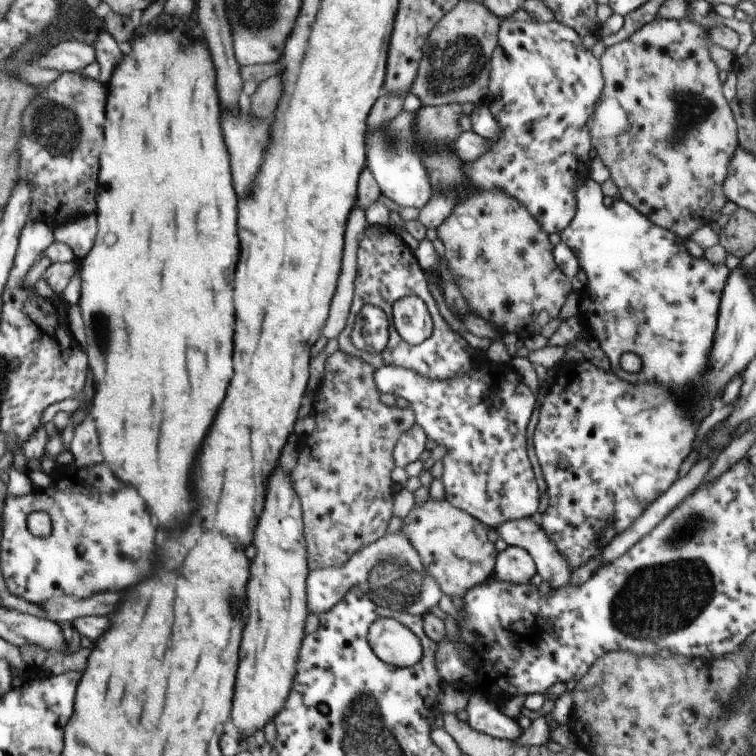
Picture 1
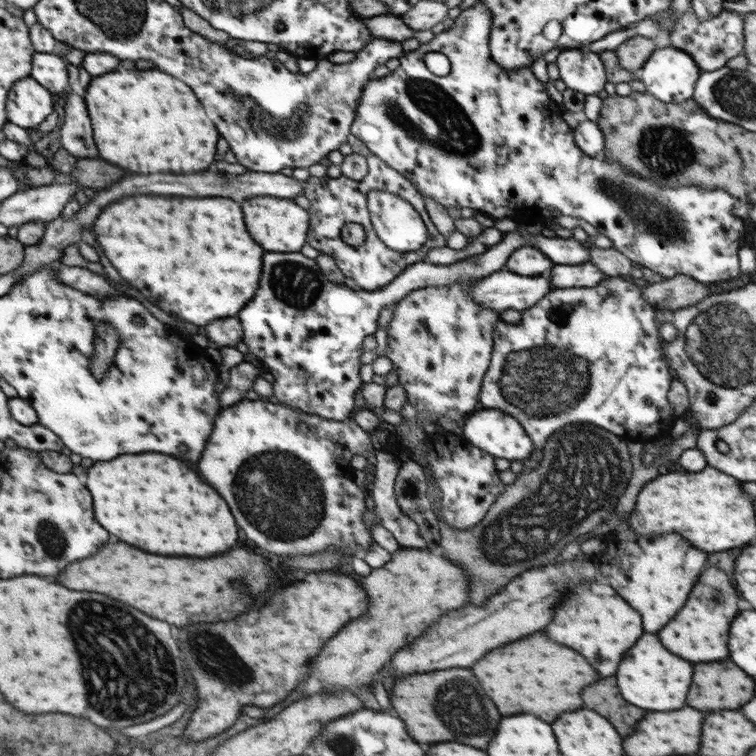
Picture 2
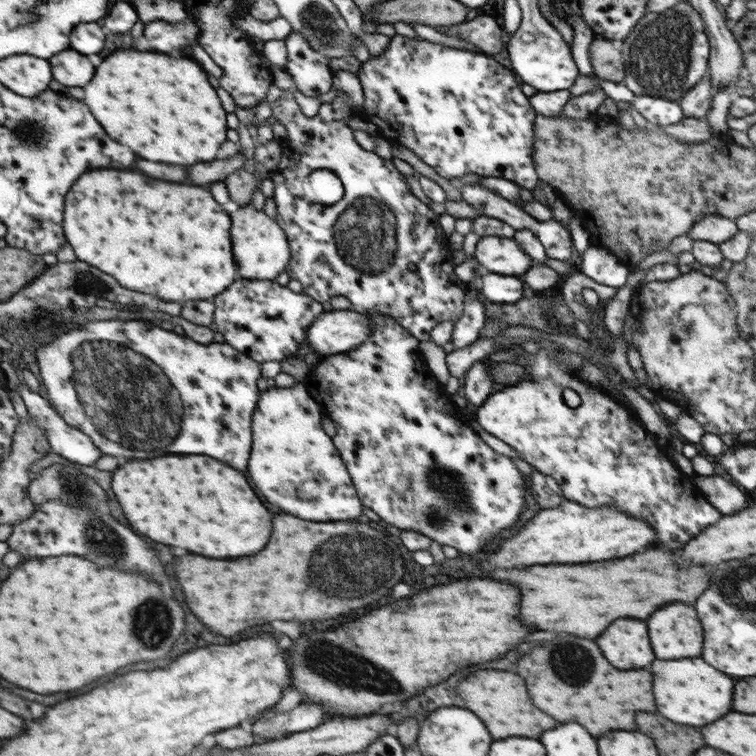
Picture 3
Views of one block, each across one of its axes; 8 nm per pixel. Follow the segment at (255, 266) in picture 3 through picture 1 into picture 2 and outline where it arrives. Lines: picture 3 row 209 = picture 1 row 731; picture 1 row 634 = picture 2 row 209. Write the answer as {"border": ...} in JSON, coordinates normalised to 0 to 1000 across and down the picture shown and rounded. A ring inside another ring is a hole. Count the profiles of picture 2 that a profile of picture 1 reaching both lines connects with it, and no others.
{"border":[[[329,262],[319,272],[324,272],[324,294],[329,294],[329,310],[351,325],[353,333],[396,335],[403,320],[406,304],[406,280],[388,270],[388,265],[377,262]]]}

